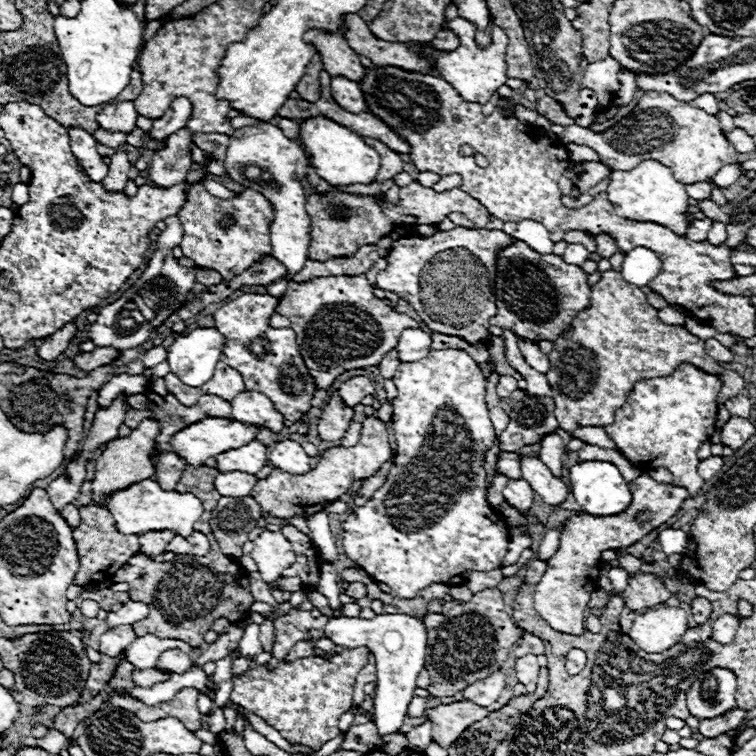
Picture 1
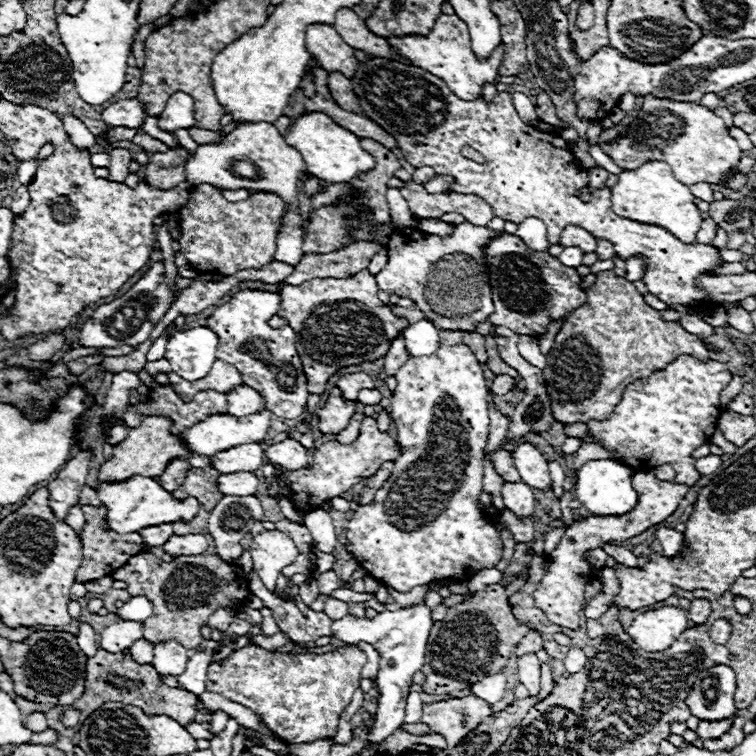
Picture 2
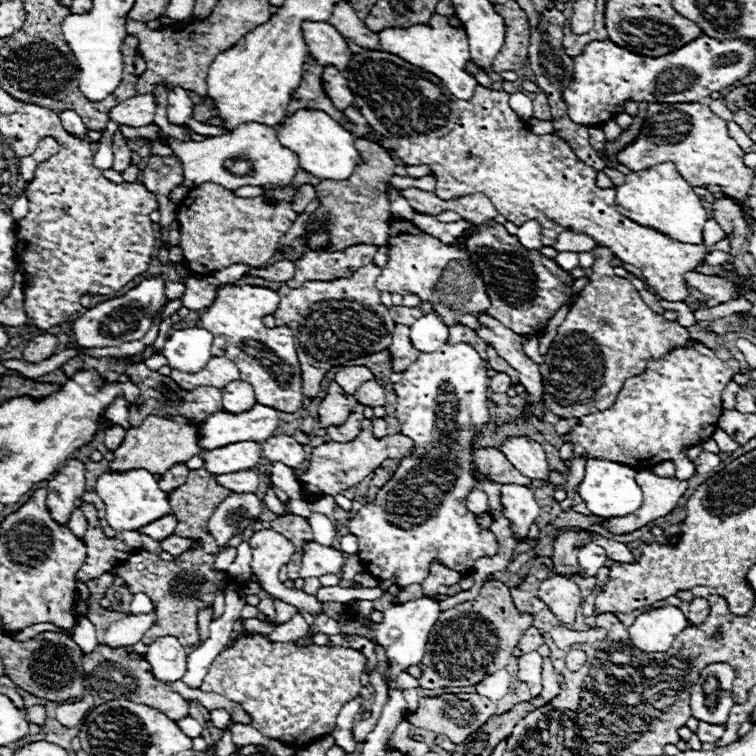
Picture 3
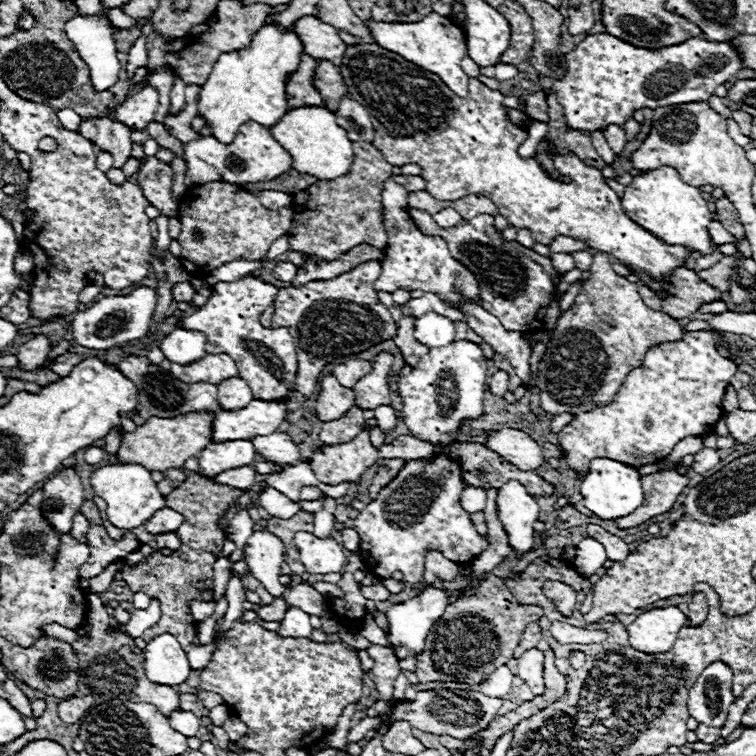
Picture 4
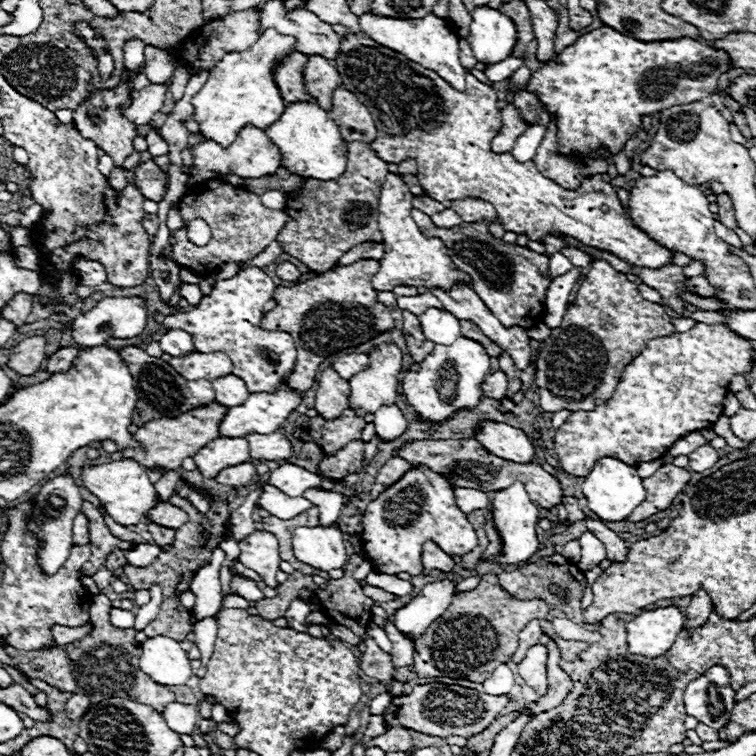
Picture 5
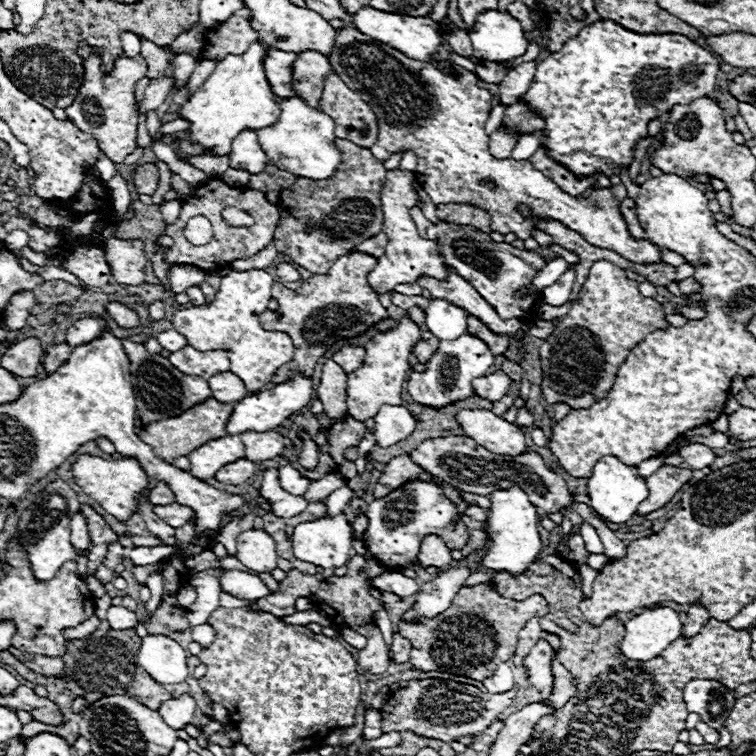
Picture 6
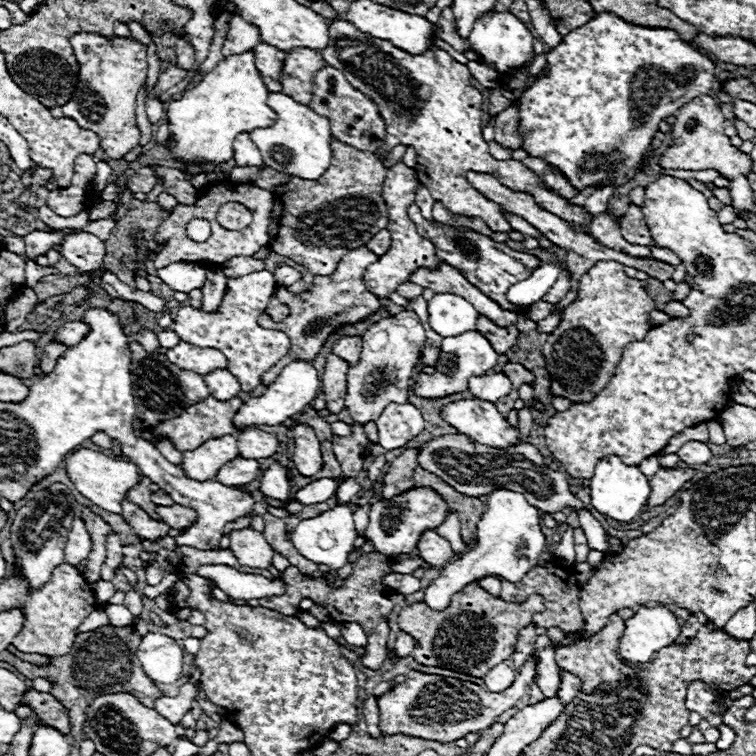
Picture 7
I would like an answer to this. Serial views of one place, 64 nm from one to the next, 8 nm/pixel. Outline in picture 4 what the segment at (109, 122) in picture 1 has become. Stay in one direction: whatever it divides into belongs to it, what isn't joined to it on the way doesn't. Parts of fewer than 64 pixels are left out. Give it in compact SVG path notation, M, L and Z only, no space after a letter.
M146 86L140 88L136 94L132 94L124 104L120 104L114 110L114 116L120 122L132 126L132 130L140 130L154 120L156 110L158 110L158 90Z

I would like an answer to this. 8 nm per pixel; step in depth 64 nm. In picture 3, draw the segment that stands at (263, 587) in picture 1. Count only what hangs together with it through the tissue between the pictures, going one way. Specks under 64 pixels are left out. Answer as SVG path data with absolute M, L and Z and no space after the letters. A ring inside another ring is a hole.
M274 600L274 608L276 608L276 614L278 614L278 622L286 622L296 612L294 606L288 606L288 604L280 602L280 600ZM318 614L318 616L314 616L314 618L316 618L316 620L314 620L314 624L310 626L310 636L312 636L314 632L324 632L324 634L328 634L328 636L340 634L340 624L338 624L338 620L334 620L334 618L326 616L326 614Z

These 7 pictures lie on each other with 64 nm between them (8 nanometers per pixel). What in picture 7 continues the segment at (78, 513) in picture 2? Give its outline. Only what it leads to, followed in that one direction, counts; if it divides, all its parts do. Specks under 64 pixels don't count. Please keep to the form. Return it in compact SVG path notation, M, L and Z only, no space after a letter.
M74 518L72 530L68 534L68 542L64 546L64 562L78 566L90 554L90 534L80 518Z

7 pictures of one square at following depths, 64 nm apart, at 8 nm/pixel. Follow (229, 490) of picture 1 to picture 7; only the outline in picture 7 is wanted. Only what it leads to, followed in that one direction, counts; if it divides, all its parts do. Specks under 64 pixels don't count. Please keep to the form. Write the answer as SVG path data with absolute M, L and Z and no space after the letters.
M234 458L230 460L228 464L224 464L218 474L216 474L216 482L224 484L224 486L246 486L250 484L252 480L256 480L260 472L260 464L258 460L252 460L252 458Z

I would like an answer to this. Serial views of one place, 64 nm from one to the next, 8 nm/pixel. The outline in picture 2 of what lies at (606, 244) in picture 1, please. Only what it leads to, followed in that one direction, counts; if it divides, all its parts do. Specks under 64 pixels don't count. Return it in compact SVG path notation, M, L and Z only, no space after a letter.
M598 240L596 254L598 254L598 260L610 260L610 258L614 258L614 256L616 256L614 246L612 246L608 240Z

